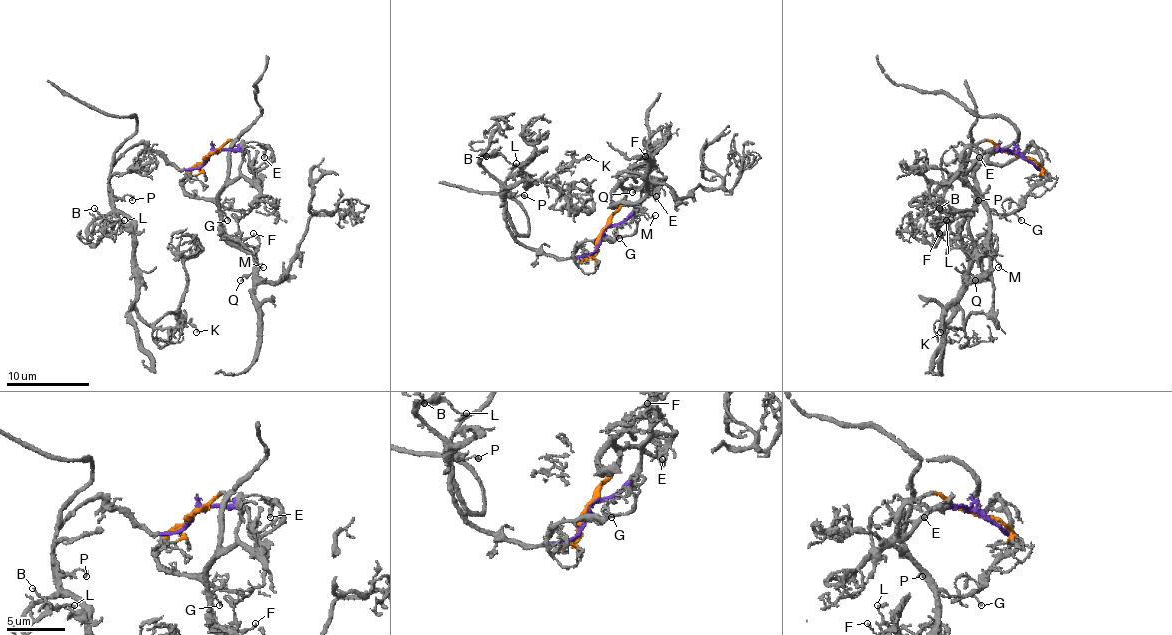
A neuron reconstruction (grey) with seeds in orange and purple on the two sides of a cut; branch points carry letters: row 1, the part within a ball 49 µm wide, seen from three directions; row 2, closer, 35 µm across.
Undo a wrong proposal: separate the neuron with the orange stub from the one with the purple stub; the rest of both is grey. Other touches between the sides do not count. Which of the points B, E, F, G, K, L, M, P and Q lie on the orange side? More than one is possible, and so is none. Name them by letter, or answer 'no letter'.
F, G, M, Q

